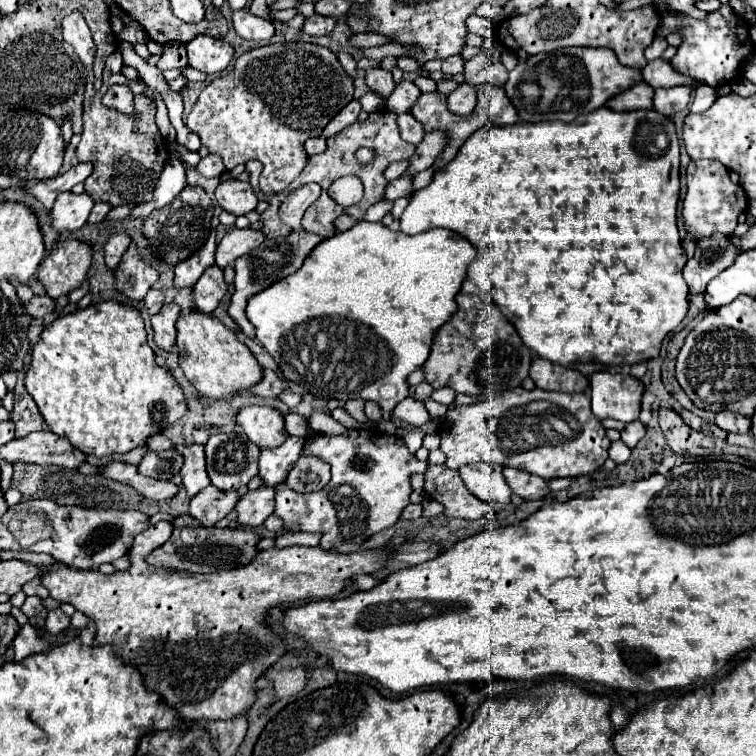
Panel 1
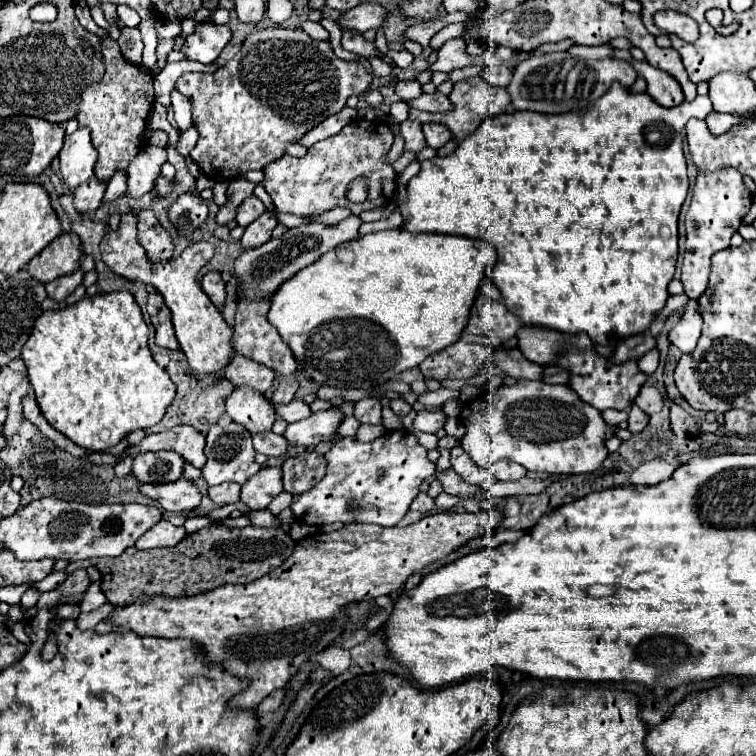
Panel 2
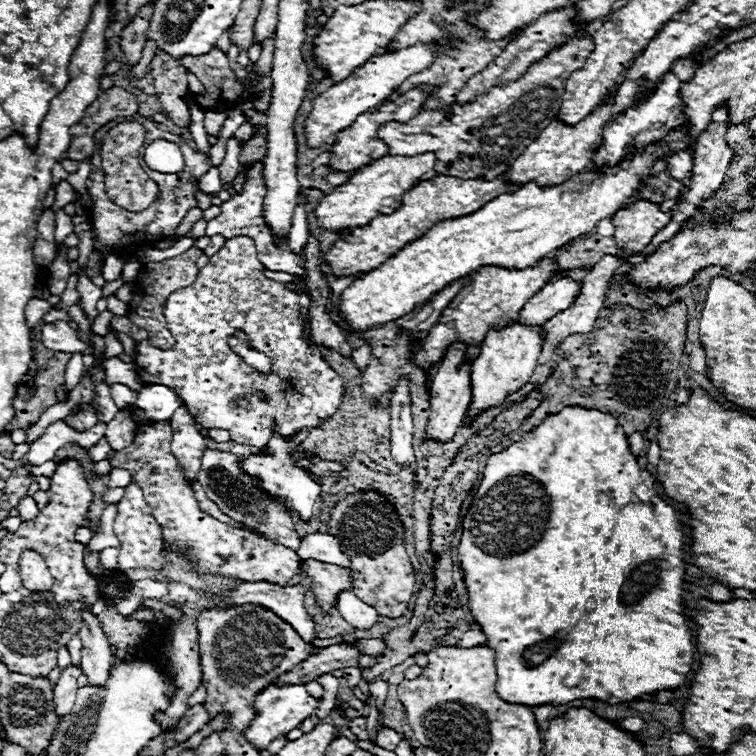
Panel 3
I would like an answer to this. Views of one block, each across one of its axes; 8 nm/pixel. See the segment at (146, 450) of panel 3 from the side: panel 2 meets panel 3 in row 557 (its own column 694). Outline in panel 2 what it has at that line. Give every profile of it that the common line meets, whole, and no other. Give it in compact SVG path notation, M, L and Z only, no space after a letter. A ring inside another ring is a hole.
M718 168L714 172L698 172L692 202L686 214L686 254L682 260L682 282L690 298L700 298L708 286L710 256L730 246L732 234L740 228L742 218L752 206L752 192L744 186L742 174L732 168Z

